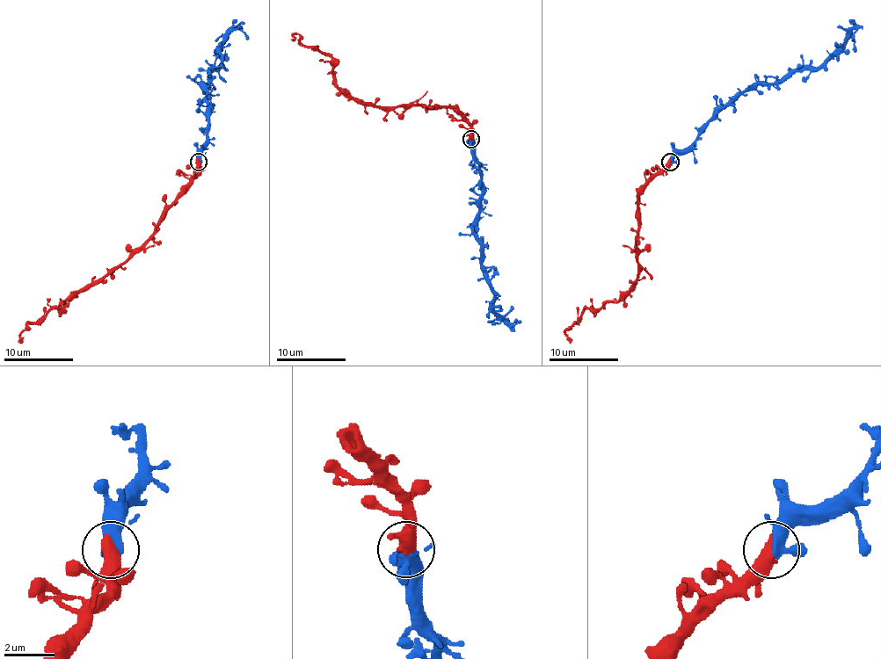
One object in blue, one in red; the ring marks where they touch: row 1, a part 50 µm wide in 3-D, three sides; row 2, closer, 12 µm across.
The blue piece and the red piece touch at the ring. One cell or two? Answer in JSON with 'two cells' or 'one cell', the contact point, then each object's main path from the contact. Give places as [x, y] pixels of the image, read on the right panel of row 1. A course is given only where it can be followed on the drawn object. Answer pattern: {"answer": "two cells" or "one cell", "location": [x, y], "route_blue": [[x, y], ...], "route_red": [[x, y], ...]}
{"answer": "one cell", "location": [670, 162], "route_blue": [[671, 161], [740, 95], [758, 85], [785, 80], [796, 71], [813, 69], [856, 30], [851, 39]], "route_red": [[669, 161], [638, 198], [637, 282], [615, 301], [586, 308], [578, 322], [565, 330], [571, 343]]}

